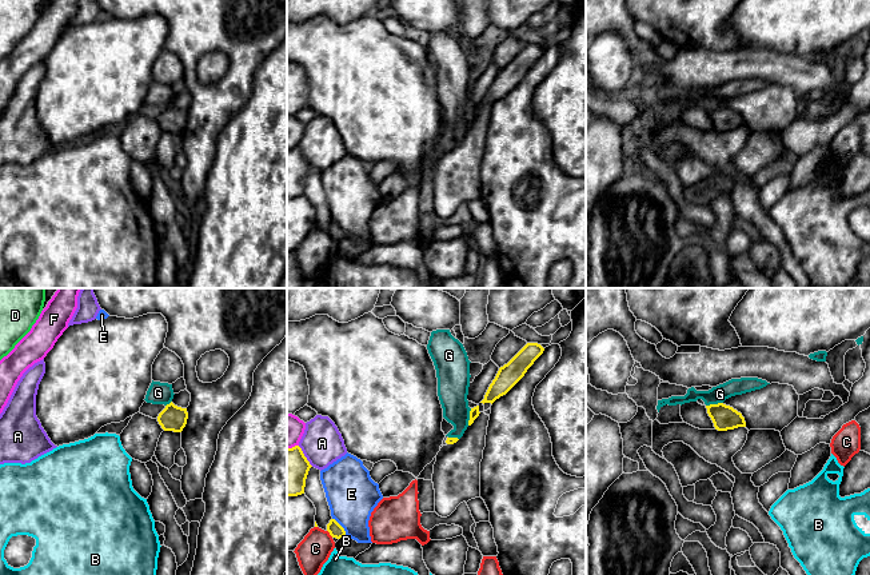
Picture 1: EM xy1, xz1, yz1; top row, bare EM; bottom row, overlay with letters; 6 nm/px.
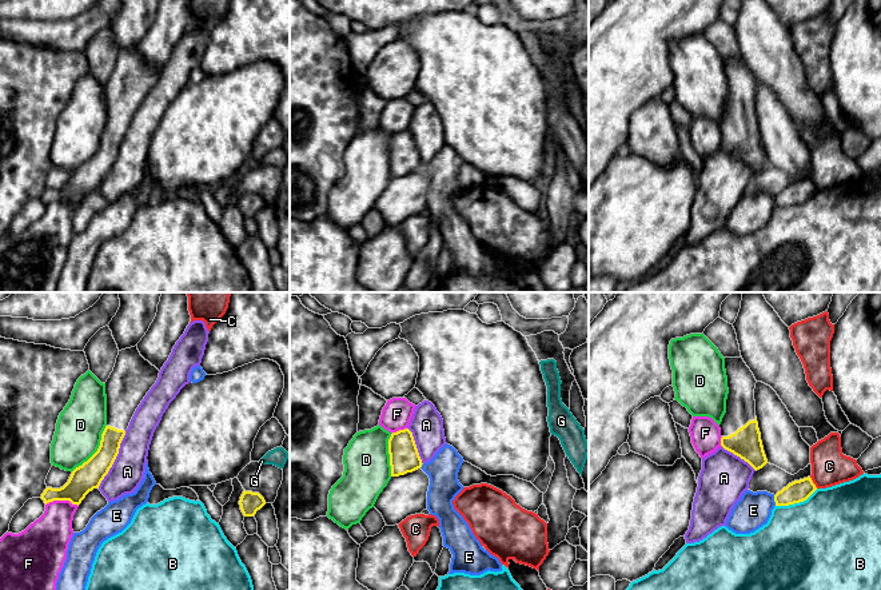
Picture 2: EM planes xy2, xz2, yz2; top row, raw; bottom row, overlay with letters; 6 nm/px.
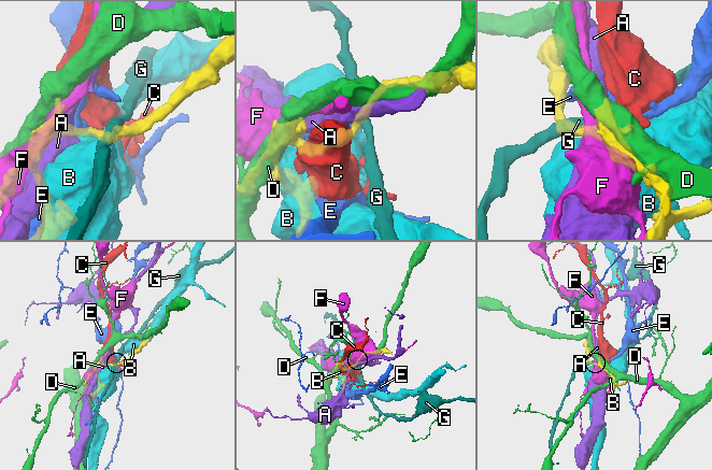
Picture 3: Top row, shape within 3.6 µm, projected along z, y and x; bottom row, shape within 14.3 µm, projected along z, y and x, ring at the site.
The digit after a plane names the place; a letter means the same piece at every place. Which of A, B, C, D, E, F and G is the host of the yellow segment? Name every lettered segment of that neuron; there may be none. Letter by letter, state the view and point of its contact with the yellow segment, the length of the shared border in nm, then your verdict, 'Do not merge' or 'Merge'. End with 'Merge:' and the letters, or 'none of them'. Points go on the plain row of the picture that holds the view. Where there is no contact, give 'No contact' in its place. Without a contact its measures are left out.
A: Touches yellow at xy2 (115, 159). Shared border 380 nm. Do not merge
B: Touches yellow at yz2 (796, 203). Shared border 280 nm. Do not merge
C: Touches yellow at yz2 (812, 183). Shared border 90 nm. Do not merge
D: Touches yellow at xy2 (98, 151). Shared border 360 nm. Do not merge
E: Touches yellow at xz1 (340, 227). Shared border 130 nm. Do not merge
F: Touches yellow at xy2 (62, 200). Shared border 200 nm. Do not merge
G: Touches yellow at xz1 (470, 118). Shared border 110 nm. Do not merge
Merge: none of them

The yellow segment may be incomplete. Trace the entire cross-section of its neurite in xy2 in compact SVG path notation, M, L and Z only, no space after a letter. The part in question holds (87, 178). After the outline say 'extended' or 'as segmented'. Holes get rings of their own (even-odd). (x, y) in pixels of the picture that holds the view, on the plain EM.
M137 47L119 52L113 72L105 83L107 127L97 152L76 168L60 190L47 188L41 195L44 204L69 202L80 206L85 196L99 190L112 168L129 123L159 79L159 71L145 61Z; extended

